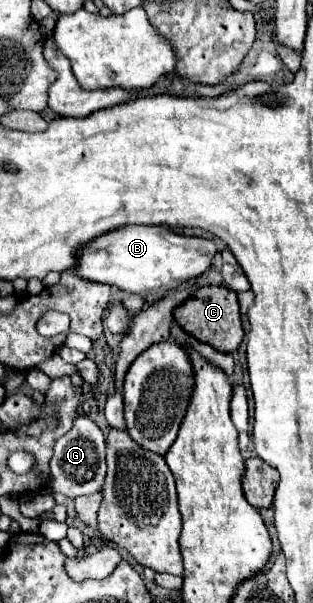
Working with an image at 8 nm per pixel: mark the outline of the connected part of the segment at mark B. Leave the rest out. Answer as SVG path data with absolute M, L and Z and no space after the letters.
M123 226L81 250L75 274L91 282L115 284L133 294L159 294L199 278L213 268L217 244L205 238L181 236L165 226Z

